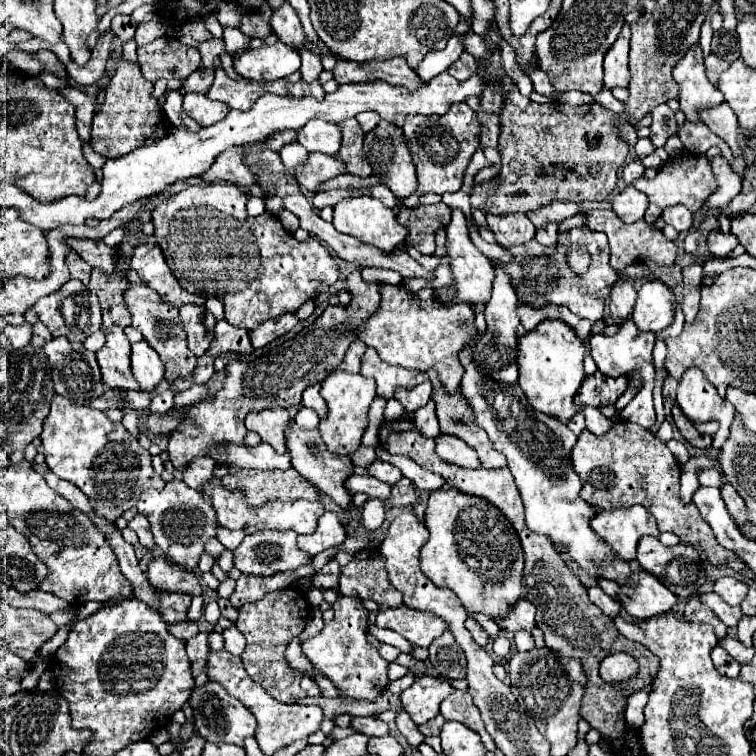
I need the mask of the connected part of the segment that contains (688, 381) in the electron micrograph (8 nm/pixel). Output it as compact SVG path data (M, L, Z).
M689 368L677 386L677 402L683 410L683 414L691 422L707 422L707 420L719 420L721 428L714 435L712 448L721 449L721 444L729 436L729 428L733 422L733 404L729 404L725 398L717 394L717 388L713 388L707 382L707 376L699 368Z

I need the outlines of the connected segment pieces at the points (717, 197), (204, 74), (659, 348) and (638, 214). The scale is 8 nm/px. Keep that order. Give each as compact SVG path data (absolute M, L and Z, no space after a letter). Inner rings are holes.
M715 156L711 160L711 166L719 188L717 192L713 192L713 196L709 196L709 202L705 202L705 206L713 210L723 210L741 192L741 178L733 172L731 164L723 156Z
M203 68L203 70L195 70L187 82L183 84L183 88L179 90L181 94L189 94L189 92L199 92L199 94L207 94L209 86L213 84L213 68Z
M657 338L657 342L655 342L655 350L653 350L653 356L655 356L655 368L657 368L657 370L661 370L661 368L663 368L665 354L667 354L665 340L663 340L663 338Z
M627 186L621 194L611 194L611 200L613 200L613 212L617 212L617 216L625 224L633 224L639 218L643 218L649 204L647 196L635 190L633 186Z

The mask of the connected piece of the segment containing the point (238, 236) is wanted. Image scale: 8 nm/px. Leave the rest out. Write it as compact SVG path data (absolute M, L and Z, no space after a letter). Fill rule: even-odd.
M199 184L175 194L153 210L155 238L161 246L169 268L185 290L201 290L201 270L213 266L213 254L221 254L225 246L245 246L245 238L257 246L257 274L241 290L225 290L221 298L225 320L235 328L255 330L259 324L281 314L295 314L307 300L315 298L319 284L333 286L339 268L329 250L317 240L295 240L283 230L273 214L265 212L257 218L247 214L247 194L235 184ZM187 280L189 286L187 286Z

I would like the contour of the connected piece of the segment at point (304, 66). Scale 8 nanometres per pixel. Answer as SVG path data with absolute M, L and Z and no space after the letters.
M301 48L299 56L301 56L301 74L303 74L303 80L305 82L317 80L321 70L323 70L321 58L317 54L313 54L311 50L307 50L307 48Z

